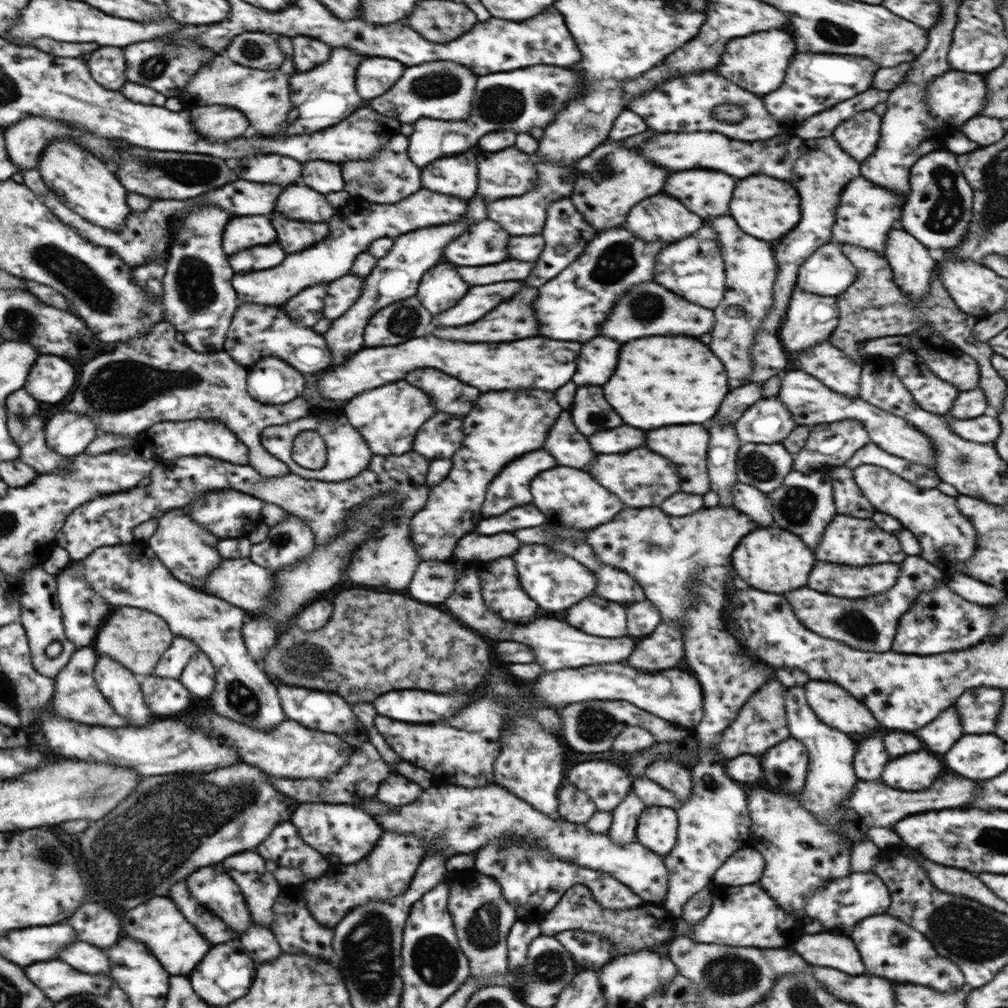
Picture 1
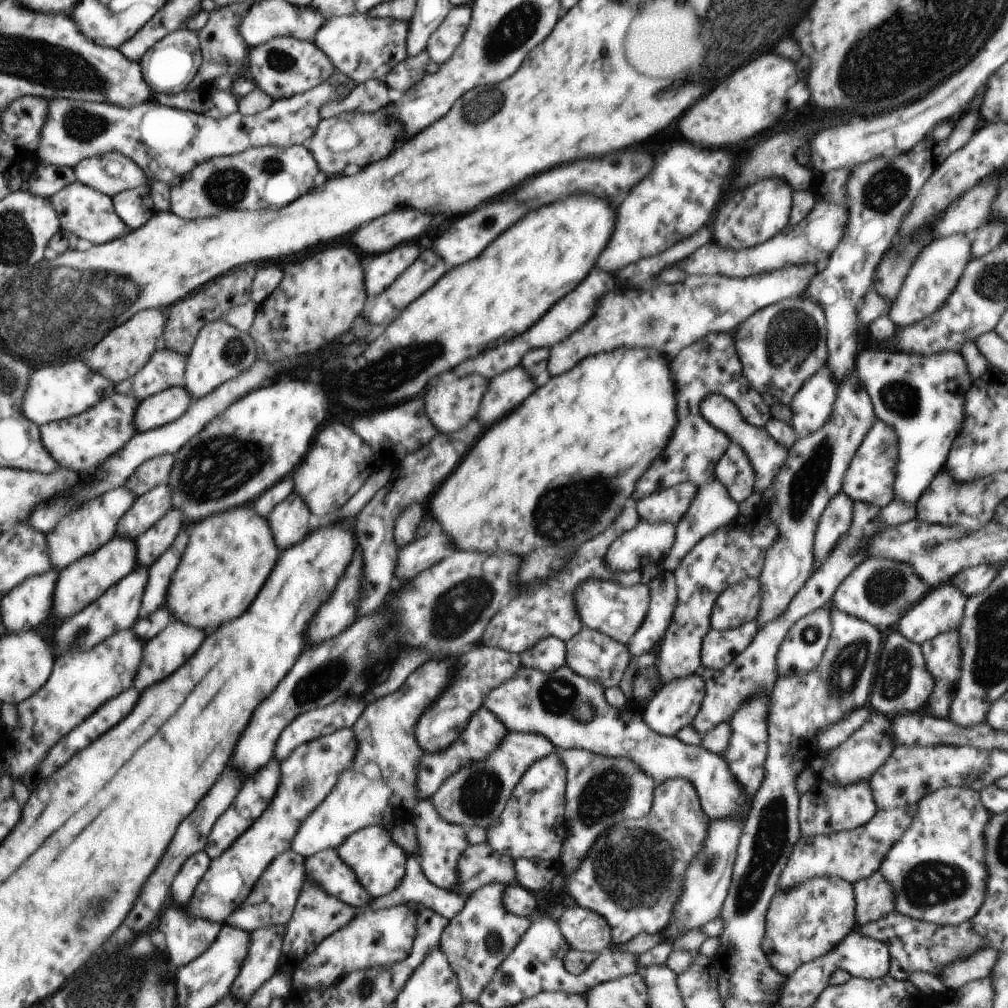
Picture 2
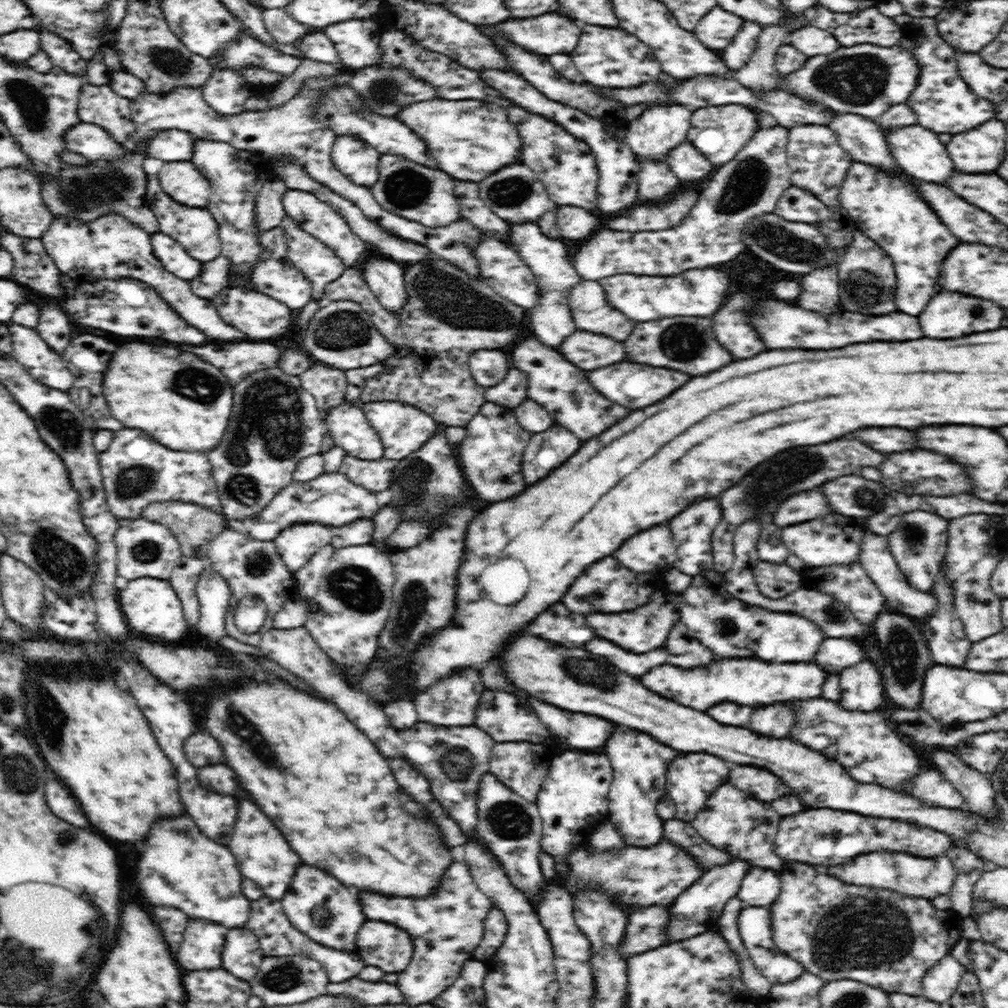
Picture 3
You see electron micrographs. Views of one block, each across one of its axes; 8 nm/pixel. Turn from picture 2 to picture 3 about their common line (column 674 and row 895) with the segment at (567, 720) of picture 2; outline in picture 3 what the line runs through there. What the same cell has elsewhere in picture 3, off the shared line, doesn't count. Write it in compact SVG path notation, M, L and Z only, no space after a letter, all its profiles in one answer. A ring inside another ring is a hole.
M752 868L742 879L737 897L748 907L769 907L780 894L780 874Z

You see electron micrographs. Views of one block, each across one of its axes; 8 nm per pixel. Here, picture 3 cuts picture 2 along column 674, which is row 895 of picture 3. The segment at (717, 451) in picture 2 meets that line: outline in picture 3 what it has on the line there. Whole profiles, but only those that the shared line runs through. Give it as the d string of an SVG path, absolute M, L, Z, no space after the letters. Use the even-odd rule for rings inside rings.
M460 862L448 866L436 892L424 898L386 898L382 894L360 892L360 904L370 920L396 924L412 936L413 944L418 942L414 952L420 954L412 956L395 983L403 994L403 1003L412 1007L432 1002L459 977L463 964L474 960L474 949L484 934L485 918L493 908L491 900L474 882L468 866Z

